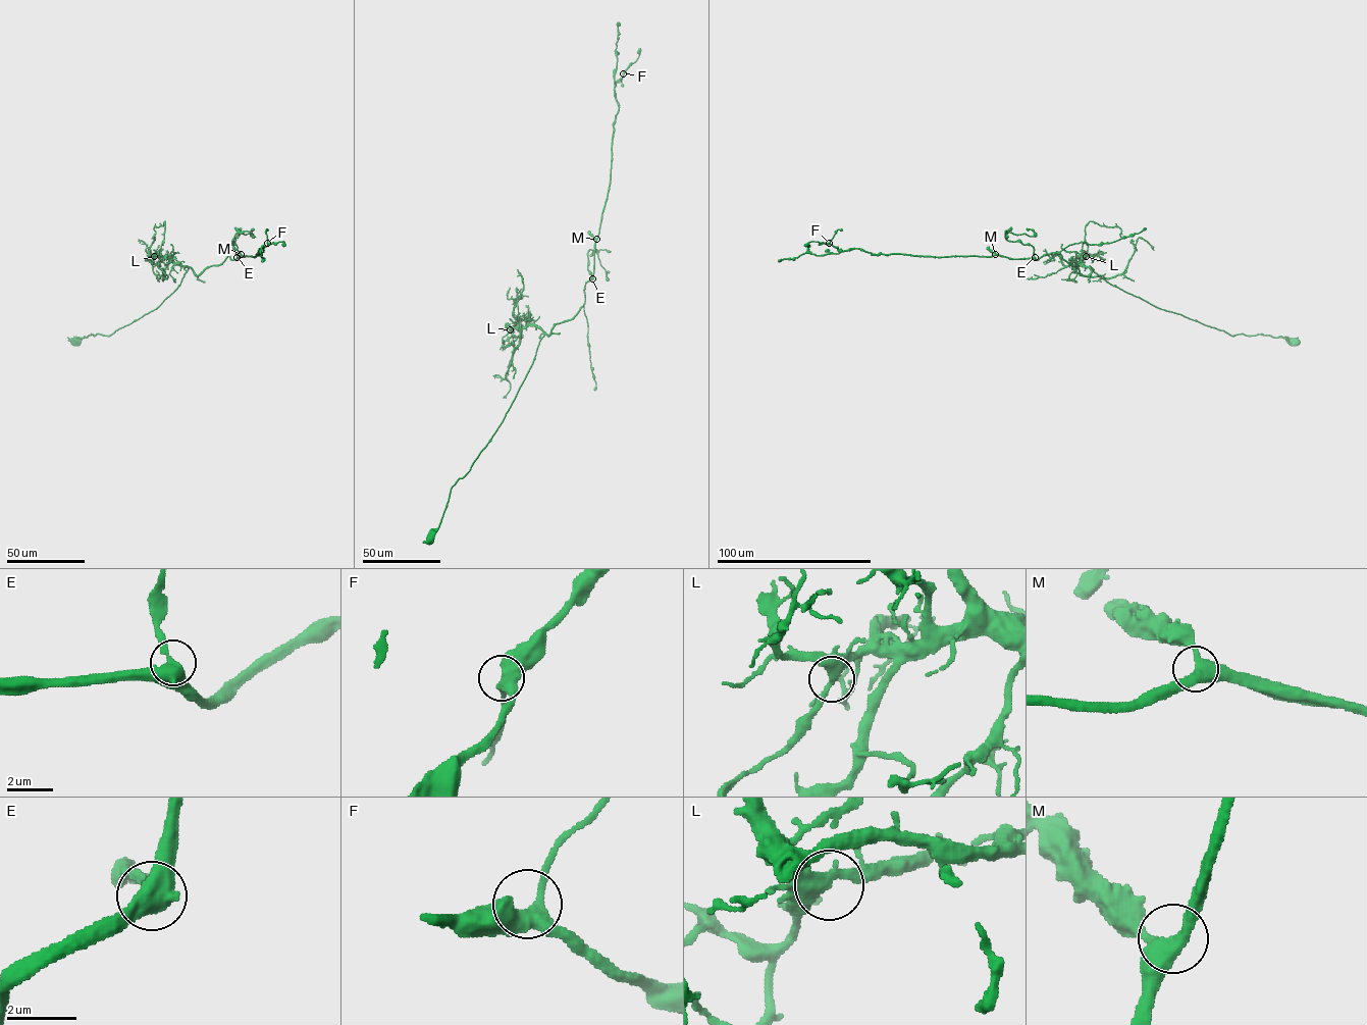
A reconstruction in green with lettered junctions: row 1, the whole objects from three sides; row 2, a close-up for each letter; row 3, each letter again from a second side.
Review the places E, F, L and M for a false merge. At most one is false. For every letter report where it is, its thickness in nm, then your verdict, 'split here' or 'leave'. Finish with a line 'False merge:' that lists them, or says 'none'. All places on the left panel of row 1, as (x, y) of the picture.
E: (237, 257) | 400 nm | leave
F: (267, 243) | 400 nm | leave
L: (154, 256) | 360 nm | leave
M: (241, 254) | 400 nm | leave
False merge: none

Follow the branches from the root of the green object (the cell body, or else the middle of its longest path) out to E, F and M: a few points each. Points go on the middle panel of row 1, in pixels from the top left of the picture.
E: (429, 540), (452, 487), (503, 421), (540, 340), (576, 314), (584, 302), (585, 284), (592, 278)
F: (429, 540), (452, 487), (503, 421), (540, 340), (584, 304), (610, 182), (618, 109), (615, 84), (623, 73)
M: (429, 540), (452, 487), (503, 421), (540, 340), (584, 304), (596, 239)

